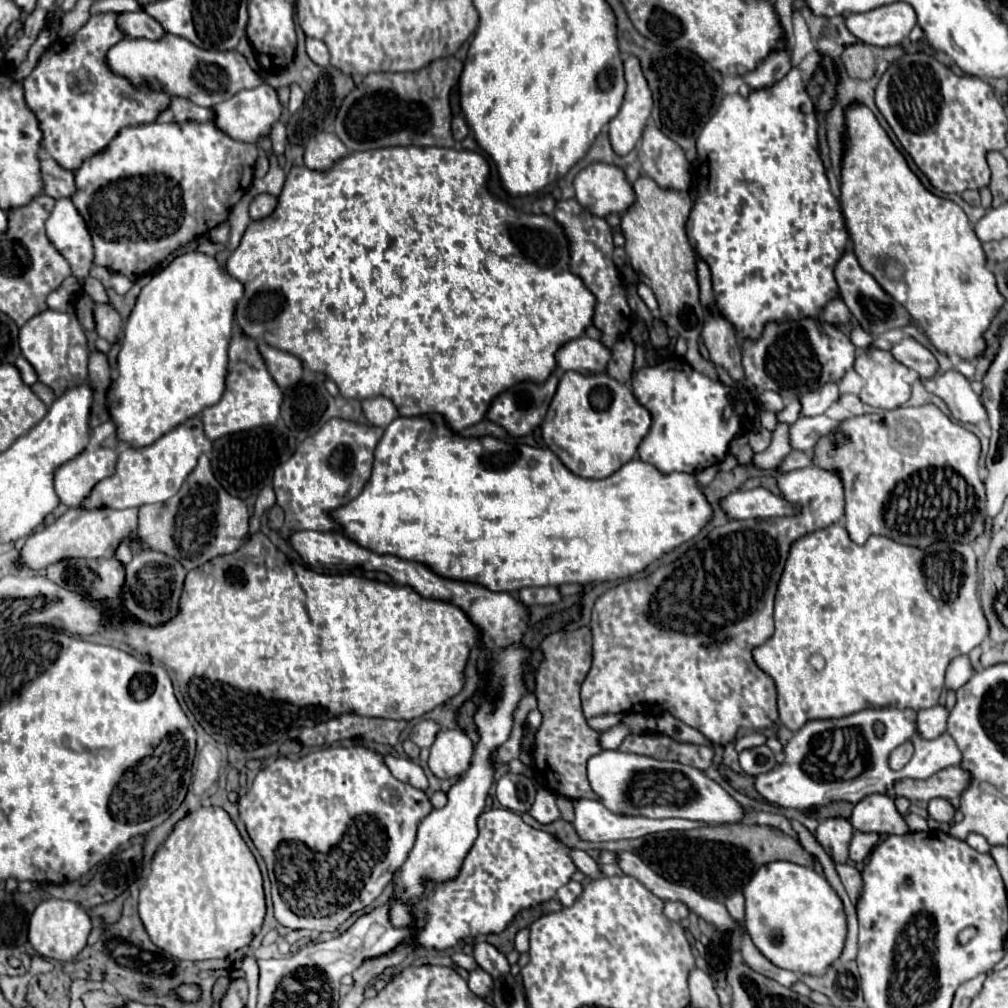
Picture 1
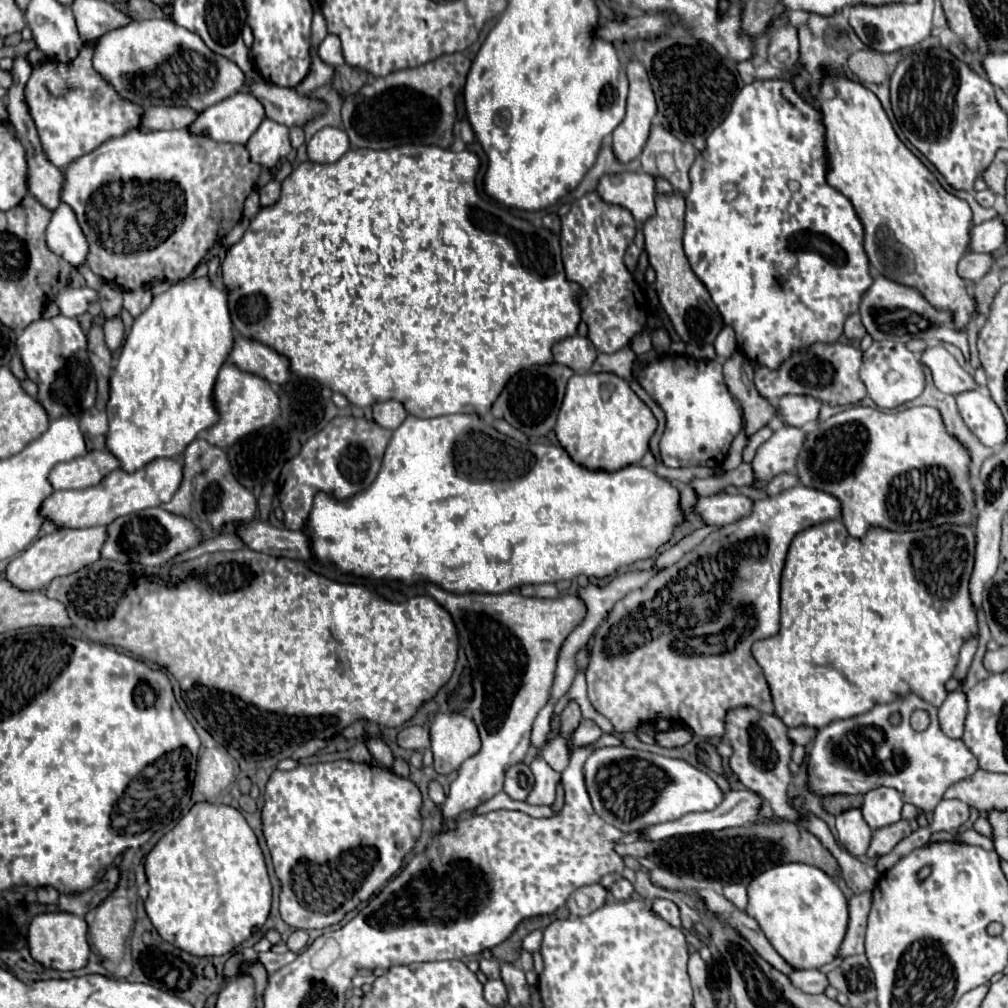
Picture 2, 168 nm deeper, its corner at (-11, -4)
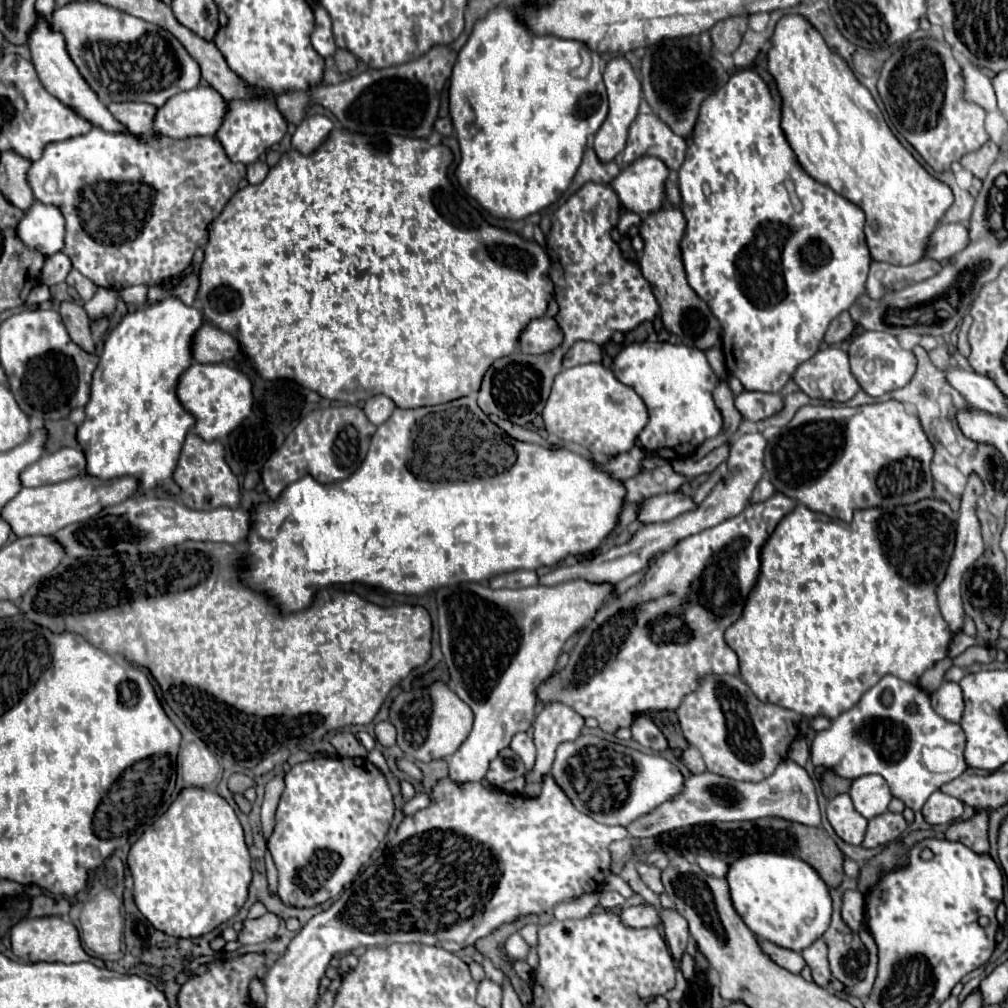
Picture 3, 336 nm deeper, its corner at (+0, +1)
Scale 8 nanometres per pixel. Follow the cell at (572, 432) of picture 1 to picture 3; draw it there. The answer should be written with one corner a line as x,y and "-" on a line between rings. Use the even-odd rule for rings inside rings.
583,364
555,376
551,396
543,408
545,430
563,444
581,446
593,454
623,454
635,446
649,416
637,392
621,384
603,364

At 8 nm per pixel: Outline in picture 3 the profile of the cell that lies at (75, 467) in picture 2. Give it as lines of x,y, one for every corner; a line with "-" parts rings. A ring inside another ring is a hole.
61,448
51,454
43,454
35,464
21,472
23,486
43,486
71,480
85,472
87,460
79,448

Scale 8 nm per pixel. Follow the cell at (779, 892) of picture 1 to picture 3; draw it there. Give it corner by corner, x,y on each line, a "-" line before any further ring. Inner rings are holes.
759,852
739,858
727,872
731,900
747,928
781,948
803,952
825,934
831,920
829,886
821,876
795,856

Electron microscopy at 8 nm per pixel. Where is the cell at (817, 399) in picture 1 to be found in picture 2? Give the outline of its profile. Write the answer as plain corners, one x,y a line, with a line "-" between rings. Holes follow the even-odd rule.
786,395
778,399
776,411
778,415
784,419
784,425
790,427
802,427
808,421
816,421
818,419
818,409
820,409
820,401
816,401
814,397
804,397
804,395

